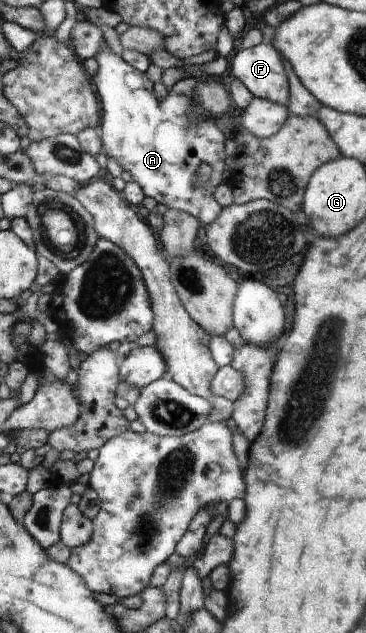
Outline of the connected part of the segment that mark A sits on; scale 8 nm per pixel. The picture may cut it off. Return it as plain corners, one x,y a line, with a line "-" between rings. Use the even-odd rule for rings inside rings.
106,42
105,48
94,58
98,61
98,72
94,76
95,85
103,106
103,125
99,132
102,152
114,158
123,170
130,172
132,180
140,185
145,196
151,196
168,209
195,216
204,224
204,228
216,221
222,210
214,194
218,190
218,184
222,182
224,172
224,134
218,130
216,122
210,116
192,116
192,108
198,108
193,101
198,79
188,76
172,86
164,100
156,100
152,82
146,78
146,73
138,72
138,69
131,67
125,59
116,56
-
202,163
212,165
210,182
204,188
194,186
198,167

